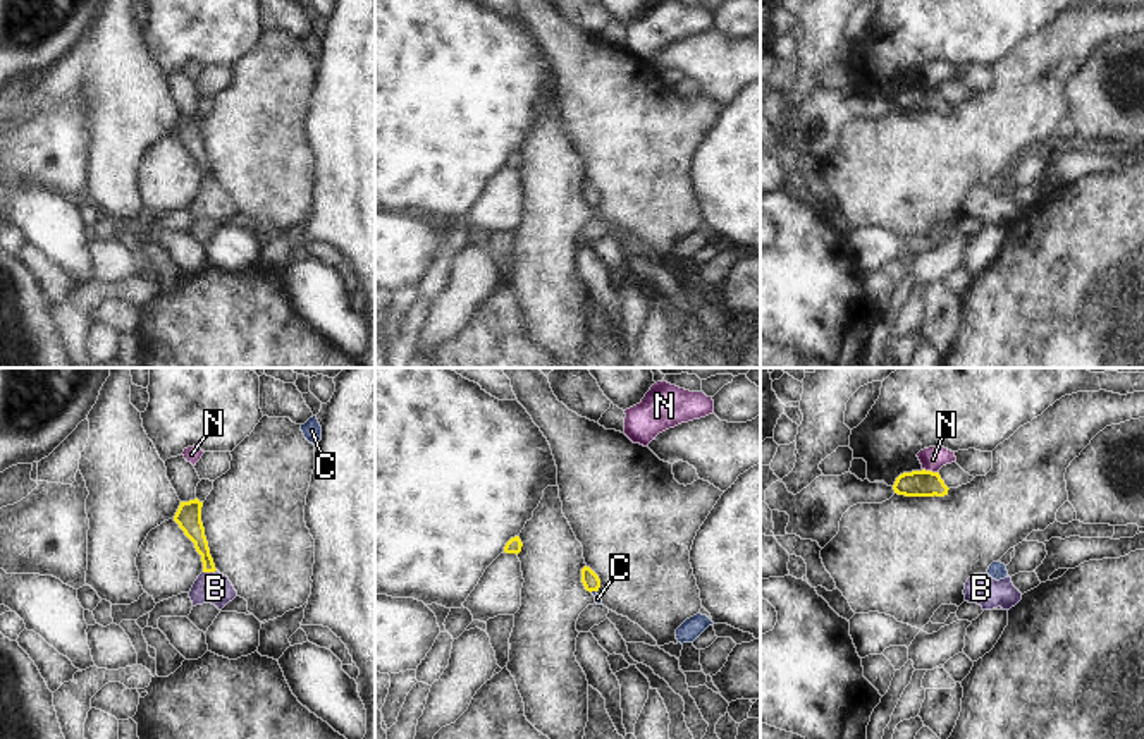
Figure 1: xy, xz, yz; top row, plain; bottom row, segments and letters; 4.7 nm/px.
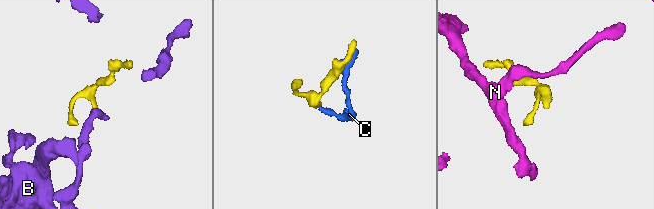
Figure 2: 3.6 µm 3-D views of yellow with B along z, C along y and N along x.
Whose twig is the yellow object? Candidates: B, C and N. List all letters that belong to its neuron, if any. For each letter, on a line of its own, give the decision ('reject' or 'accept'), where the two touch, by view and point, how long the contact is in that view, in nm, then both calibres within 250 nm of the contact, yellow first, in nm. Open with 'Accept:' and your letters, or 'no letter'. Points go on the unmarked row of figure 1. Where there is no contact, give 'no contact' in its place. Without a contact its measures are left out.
Accept: B
B: accept; contact xy (209, 186); length 70 nm; calibres 110 and 150 nm
C: reject; contact xz (592, 205); length 30 nm; calibres 80 and 30 nm
N: reject; contact yz (931, 86); length 80 nm; calibres 130 and 110 nm

